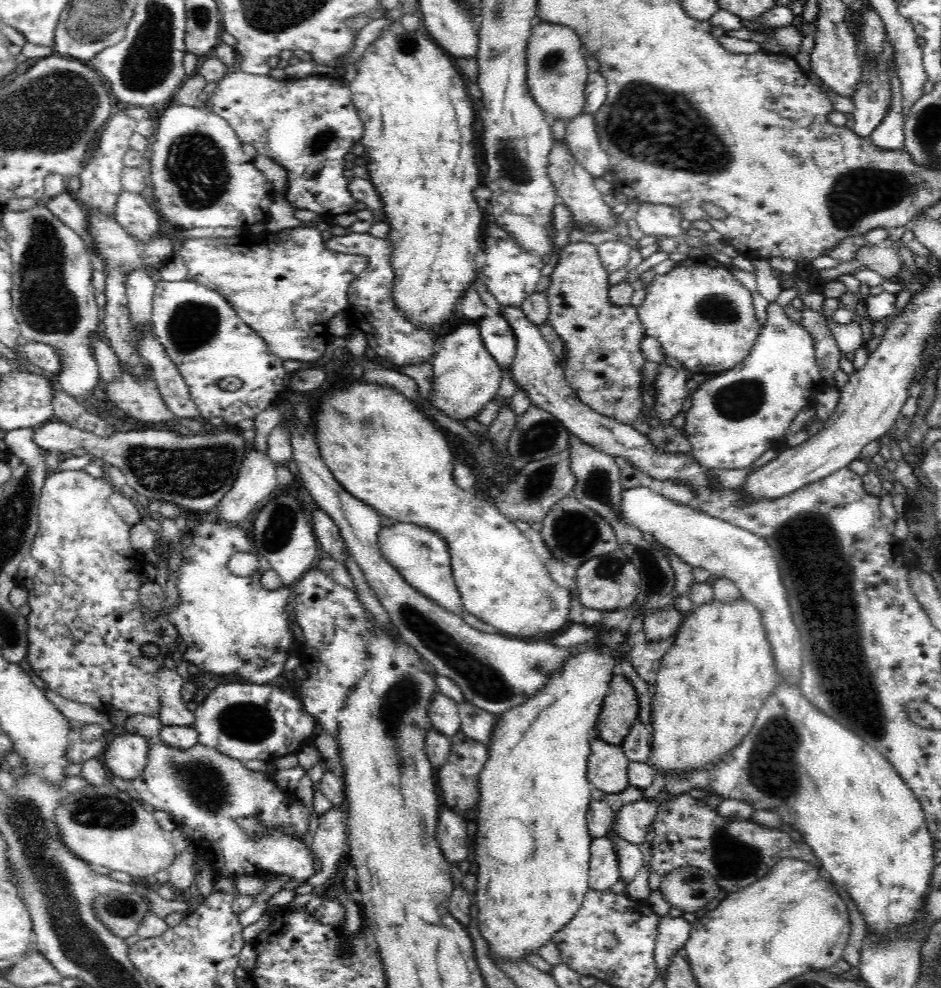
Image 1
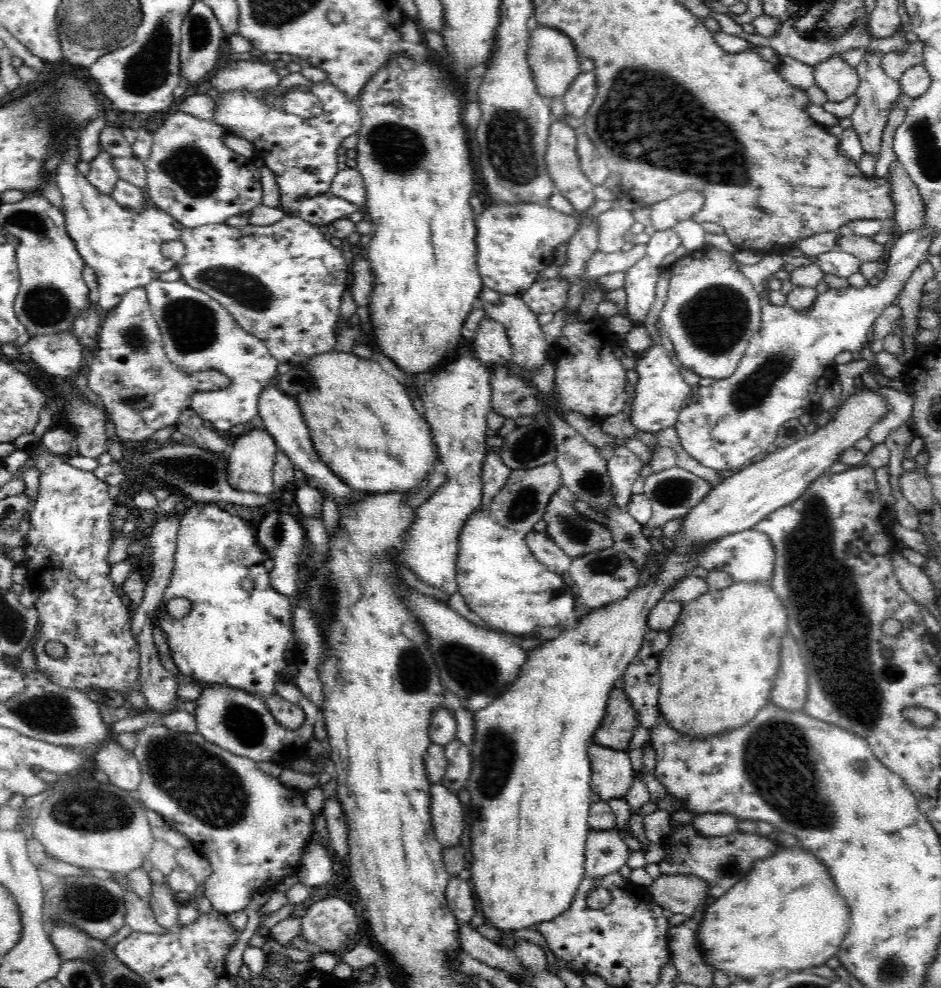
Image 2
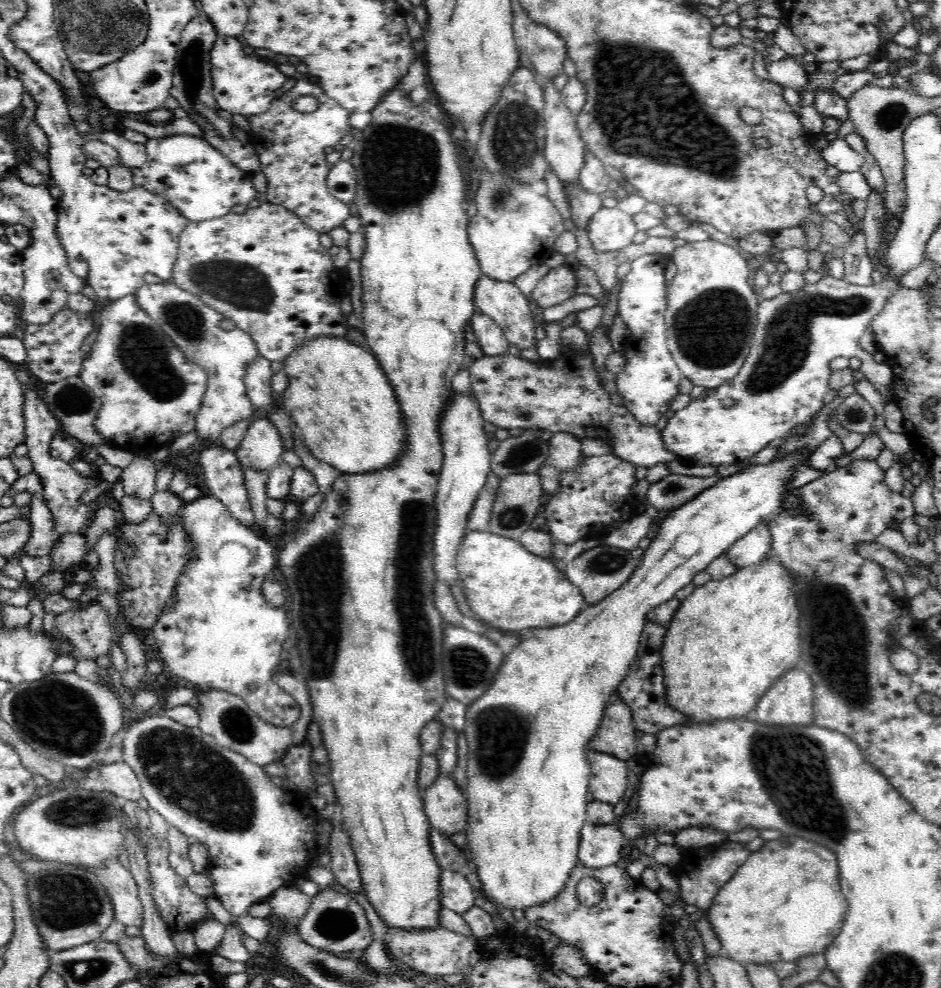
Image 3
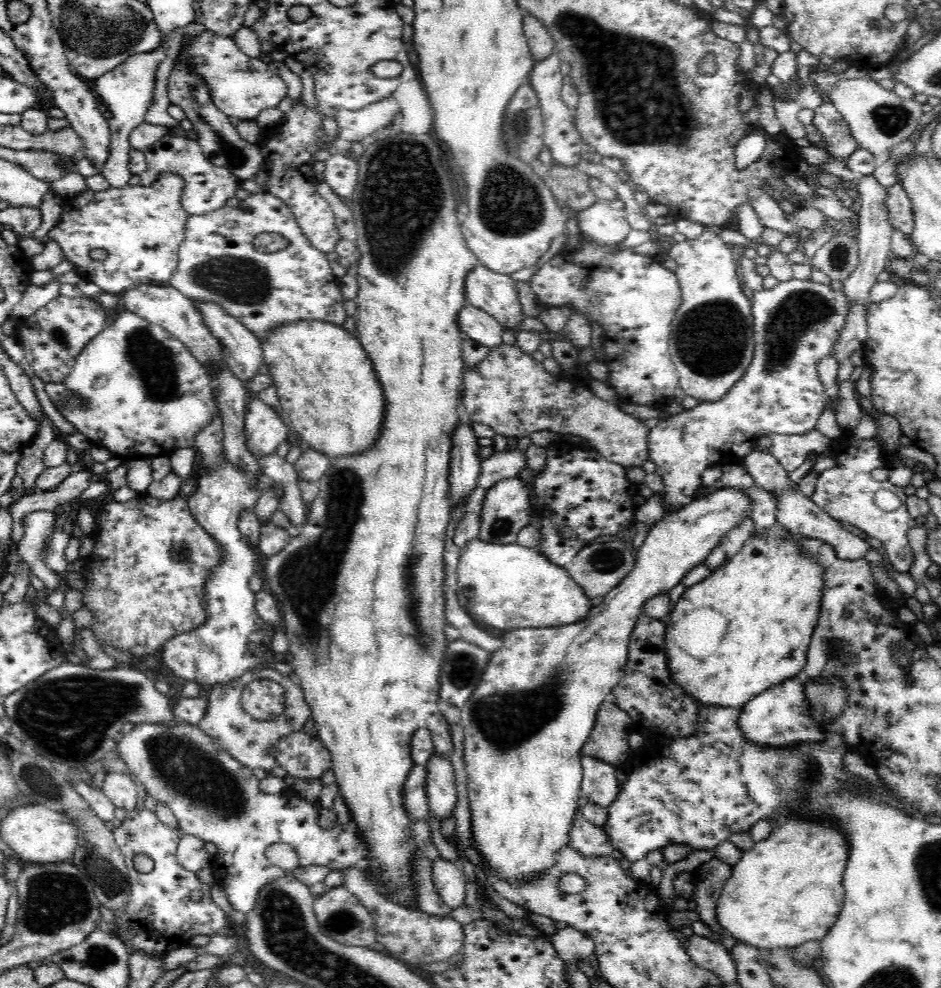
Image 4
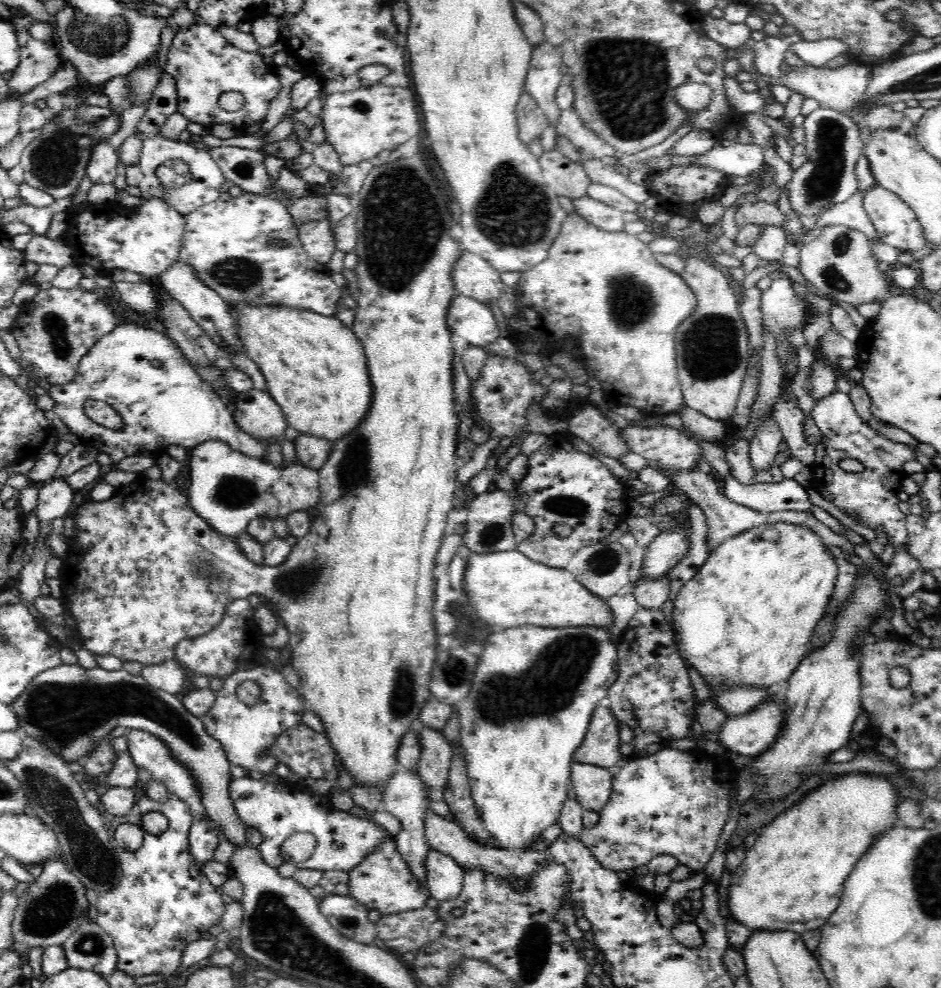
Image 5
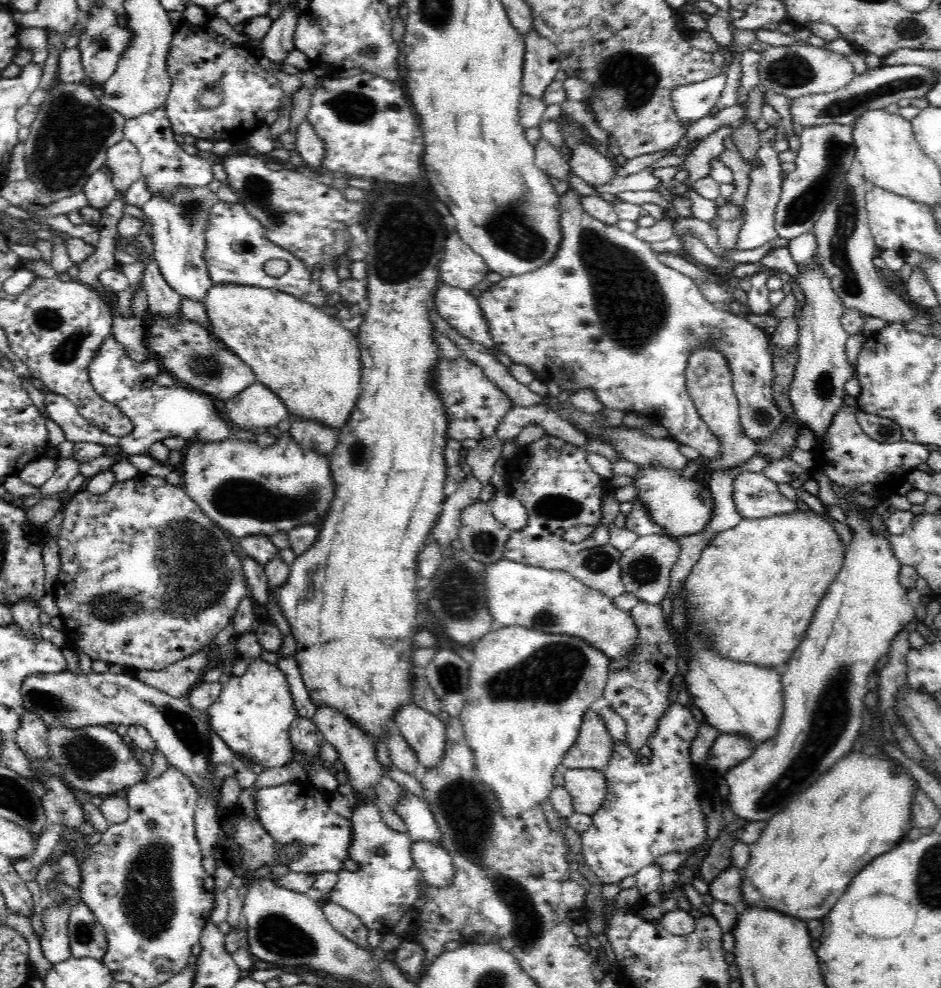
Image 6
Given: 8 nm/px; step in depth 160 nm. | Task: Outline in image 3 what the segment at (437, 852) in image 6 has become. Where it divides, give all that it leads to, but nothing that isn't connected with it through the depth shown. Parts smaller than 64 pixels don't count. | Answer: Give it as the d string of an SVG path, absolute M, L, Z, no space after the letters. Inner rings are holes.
M441 870L439 883L442 906L460 916L481 902L470 882L466 879L466 871Z

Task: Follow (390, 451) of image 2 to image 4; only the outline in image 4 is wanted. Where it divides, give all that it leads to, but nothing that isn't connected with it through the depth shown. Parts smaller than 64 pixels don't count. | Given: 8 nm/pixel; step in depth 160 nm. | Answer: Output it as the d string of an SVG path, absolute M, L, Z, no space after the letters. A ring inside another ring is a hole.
M298 320L292 324L280 324L266 341L260 342L260 346L263 364L268 366L278 391L280 407L290 417L290 426L305 446L334 460L362 454L374 444L374 440L378 440L384 420L384 391L370 357L353 332L325 320Z

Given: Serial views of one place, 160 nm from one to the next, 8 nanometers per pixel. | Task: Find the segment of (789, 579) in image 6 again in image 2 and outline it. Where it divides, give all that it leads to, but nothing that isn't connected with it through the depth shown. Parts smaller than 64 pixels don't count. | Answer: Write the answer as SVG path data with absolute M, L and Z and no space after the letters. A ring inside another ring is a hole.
M733 582L728 588L722 588L722 590L709 589L706 595L691 601L683 608L674 628L669 630L668 648L666 648L666 652L662 652L662 660L660 660L658 672L660 672L662 686L660 686L658 706L665 724L676 732L680 732L682 736L693 736L693 738L706 738L706 736L730 732L730 728L740 728L740 726L748 724L758 714L758 711L769 703L770 692L774 688L780 668L781 638L789 631L787 622L786 609L784 609L780 597L773 591L770 582Z

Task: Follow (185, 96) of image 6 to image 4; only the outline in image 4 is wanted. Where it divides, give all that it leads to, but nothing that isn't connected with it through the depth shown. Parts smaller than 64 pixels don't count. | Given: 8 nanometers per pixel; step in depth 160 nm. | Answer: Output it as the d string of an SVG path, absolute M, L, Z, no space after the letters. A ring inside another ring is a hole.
M208 29L204 30L200 36L188 42L184 46L185 62L191 67L191 72L202 76L209 89L211 100L220 111L228 117L236 117L240 120L254 120L265 108L277 107L286 96L286 85L280 76L268 69L268 64L260 60L260 57L250 57L244 54L238 43L229 36L220 36L216 32Z

